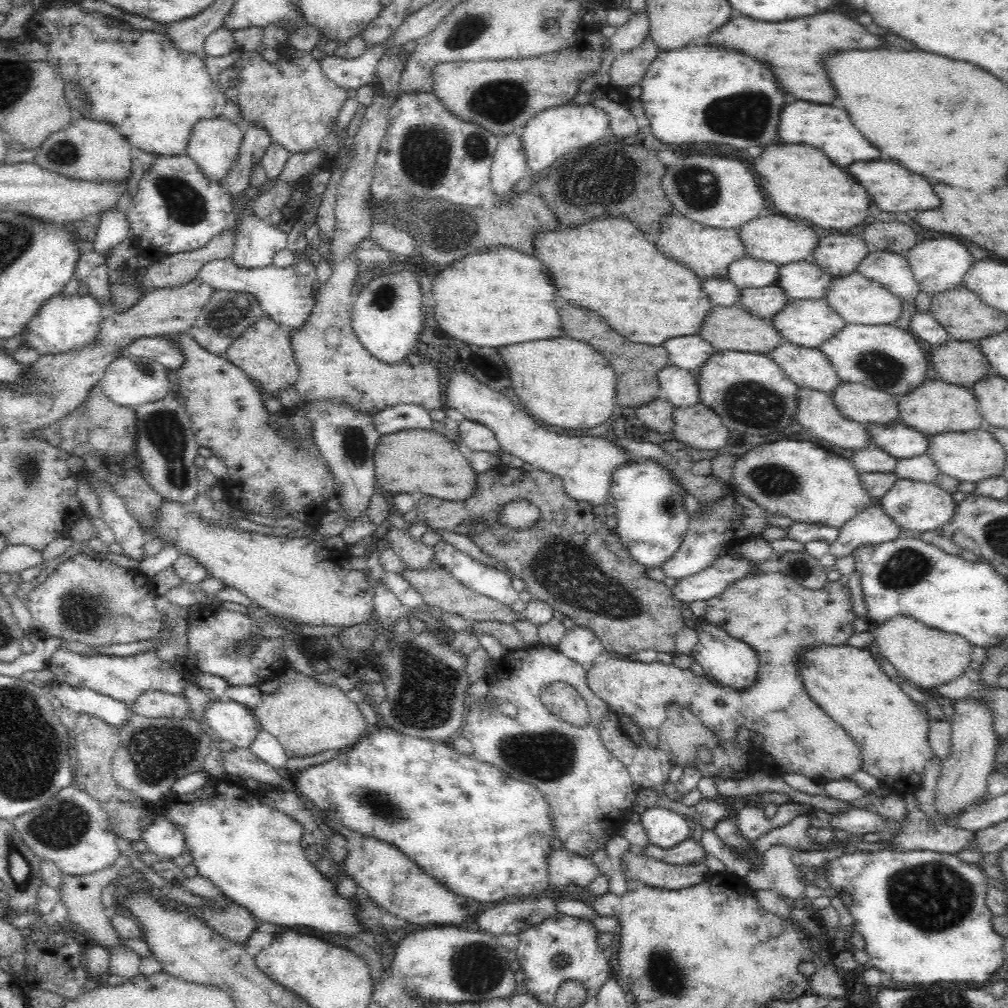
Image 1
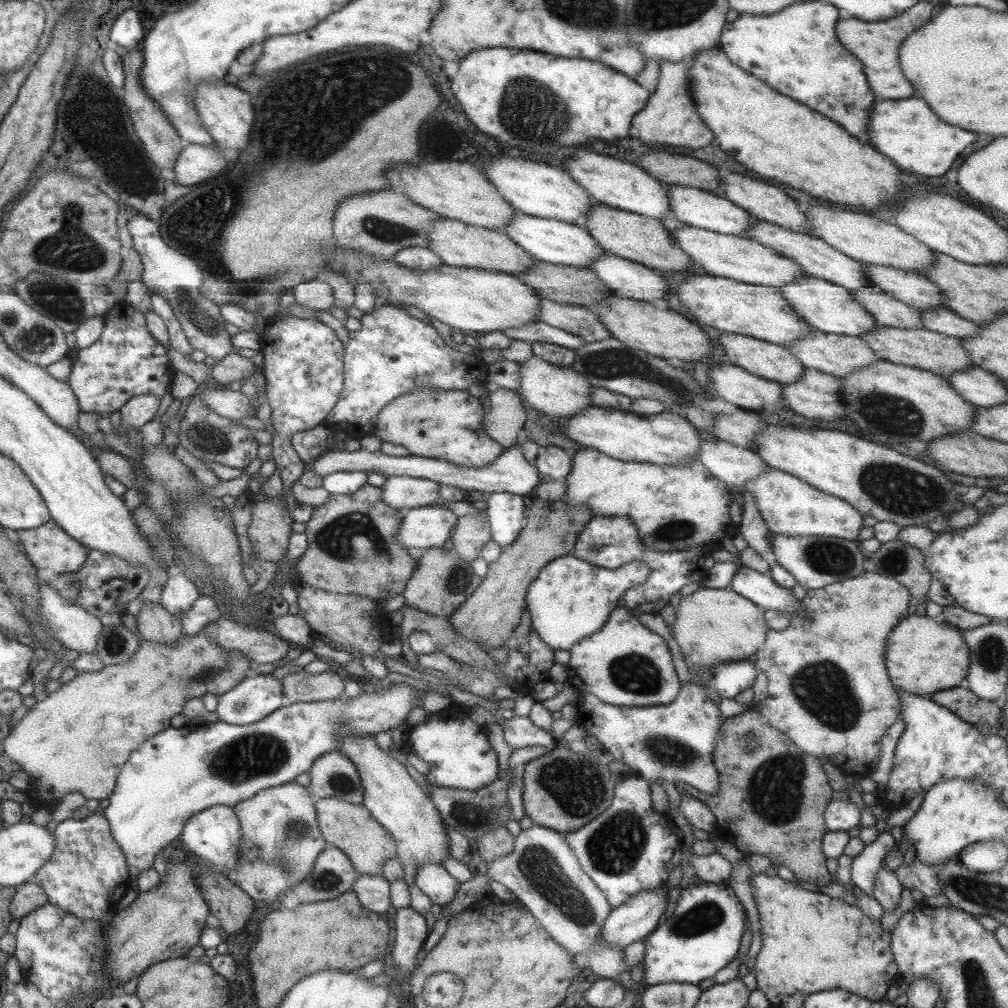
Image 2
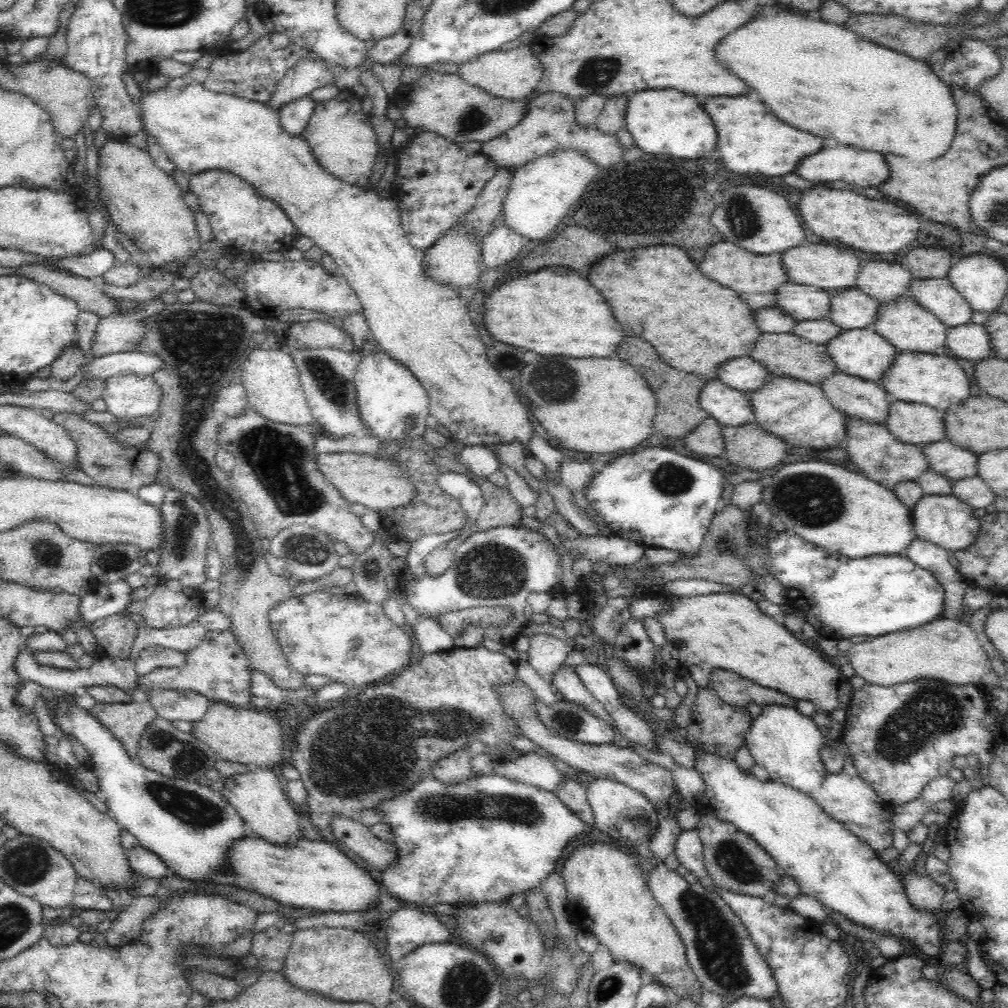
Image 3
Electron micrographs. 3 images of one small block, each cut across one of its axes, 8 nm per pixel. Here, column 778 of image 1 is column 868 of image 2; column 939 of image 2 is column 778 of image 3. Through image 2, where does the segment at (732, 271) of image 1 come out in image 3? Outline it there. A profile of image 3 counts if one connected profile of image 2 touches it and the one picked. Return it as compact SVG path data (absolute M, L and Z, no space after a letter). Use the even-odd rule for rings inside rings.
M789 280L776 292L776 306L797 321L828 319L830 296L828 291Z

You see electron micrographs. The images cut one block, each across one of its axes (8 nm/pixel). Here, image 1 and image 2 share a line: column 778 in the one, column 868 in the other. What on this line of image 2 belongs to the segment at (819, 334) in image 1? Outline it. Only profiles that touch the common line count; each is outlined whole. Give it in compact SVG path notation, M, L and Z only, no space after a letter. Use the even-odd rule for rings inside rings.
M806 275L779 288L784 300L792 306L792 309L802 318L801 320L814 330L859 337L875 329L875 326L879 326L870 312L854 299L850 291L826 280Z

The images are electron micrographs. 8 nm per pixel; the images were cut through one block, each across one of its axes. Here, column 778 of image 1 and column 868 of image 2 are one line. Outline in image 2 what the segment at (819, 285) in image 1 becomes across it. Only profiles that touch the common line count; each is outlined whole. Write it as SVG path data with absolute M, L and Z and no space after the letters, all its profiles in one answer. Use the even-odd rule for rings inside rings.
M752 217L752 224L750 224L750 230L748 230L748 234L746 235L749 239L757 241L763 246L768 246L769 249L776 250L783 257L792 260L800 266L800 269L807 276L826 280L827 282L831 282L831 284L846 288L848 291L863 288L870 284L868 281L868 270L865 269L863 263L849 258L845 253L835 250L824 240L813 237L811 234L791 232L781 226Z

